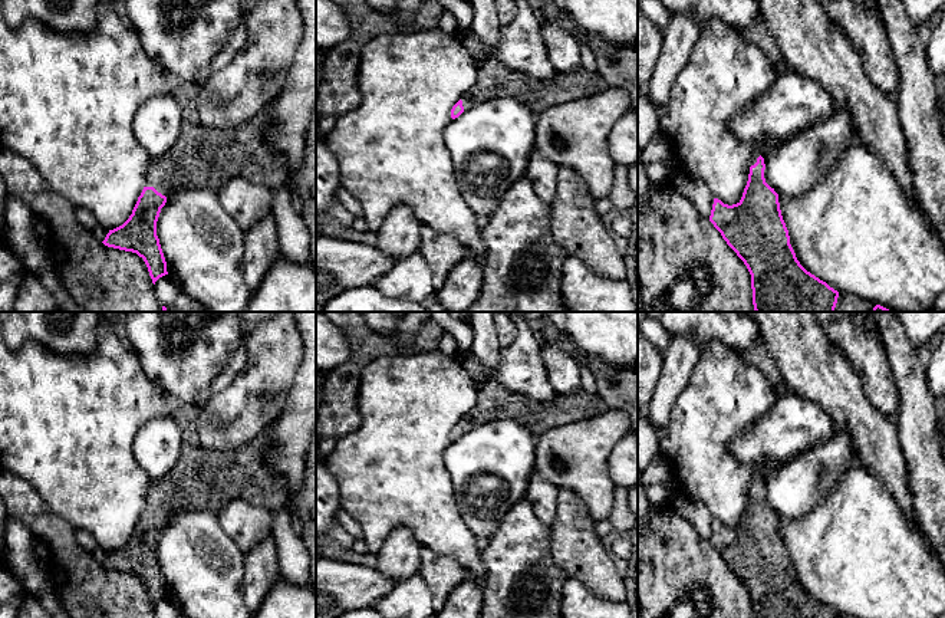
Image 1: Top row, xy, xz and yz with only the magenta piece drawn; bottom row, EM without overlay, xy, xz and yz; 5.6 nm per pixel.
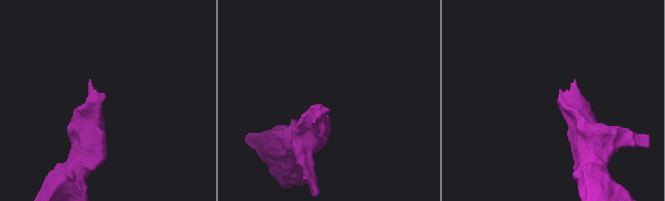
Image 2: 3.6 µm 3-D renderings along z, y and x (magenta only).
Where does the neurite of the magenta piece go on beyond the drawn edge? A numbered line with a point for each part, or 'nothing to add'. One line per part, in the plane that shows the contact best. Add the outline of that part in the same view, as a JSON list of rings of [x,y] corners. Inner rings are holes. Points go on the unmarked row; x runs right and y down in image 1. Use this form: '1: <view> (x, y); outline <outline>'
1: xy (203, 479); outline [[[266,428],[254,441],[236,450],[214,451],[200,444],[182,444],[175,469],[159,479],[152,479],[145,509],[154,509],[165,519],[175,512],[217,512],[230,500],[243,500],[254,507],[281,510],[287,504],[286,480],[269,469],[264,450],[270,446],[273,430]]]

